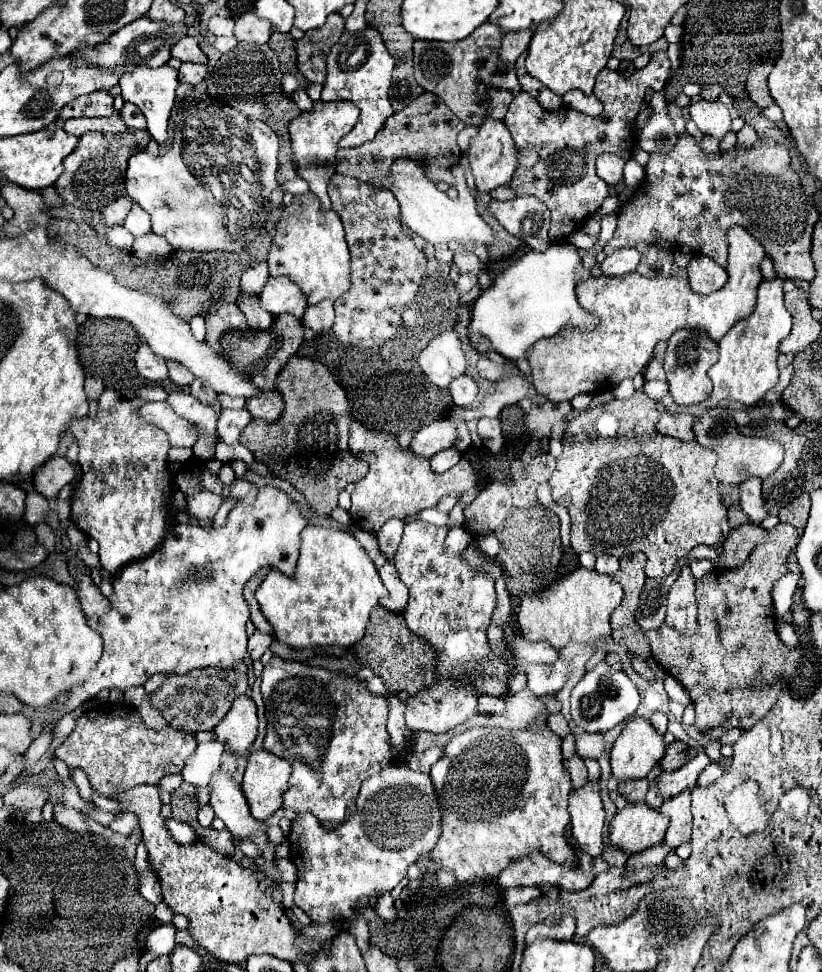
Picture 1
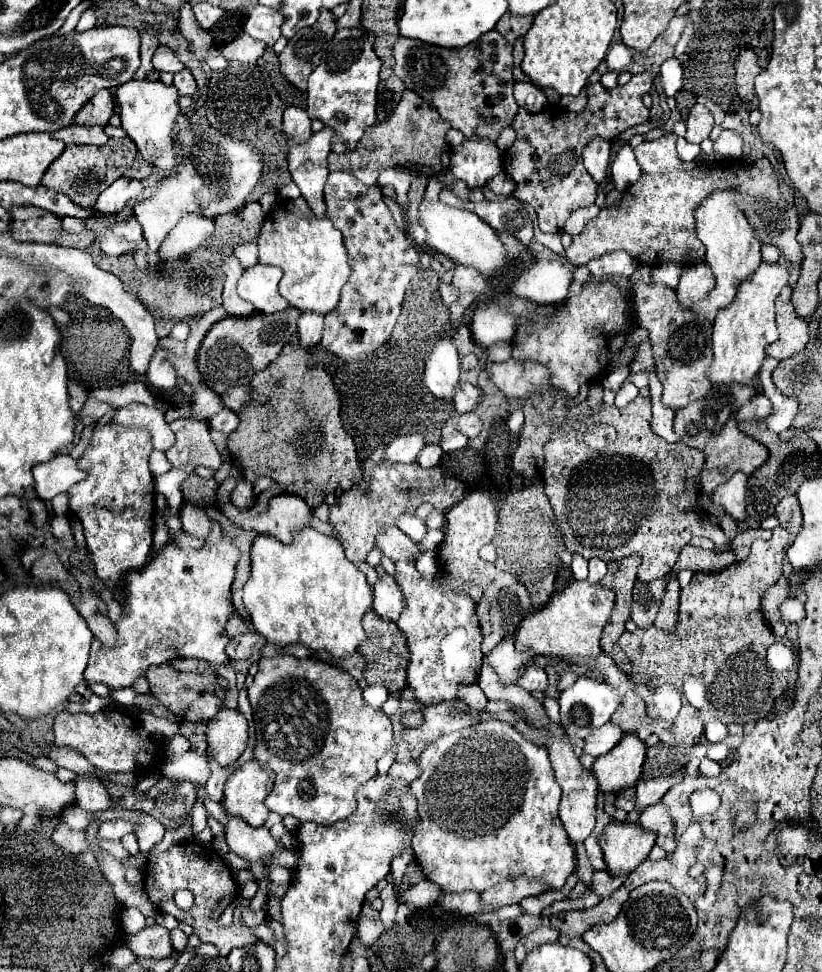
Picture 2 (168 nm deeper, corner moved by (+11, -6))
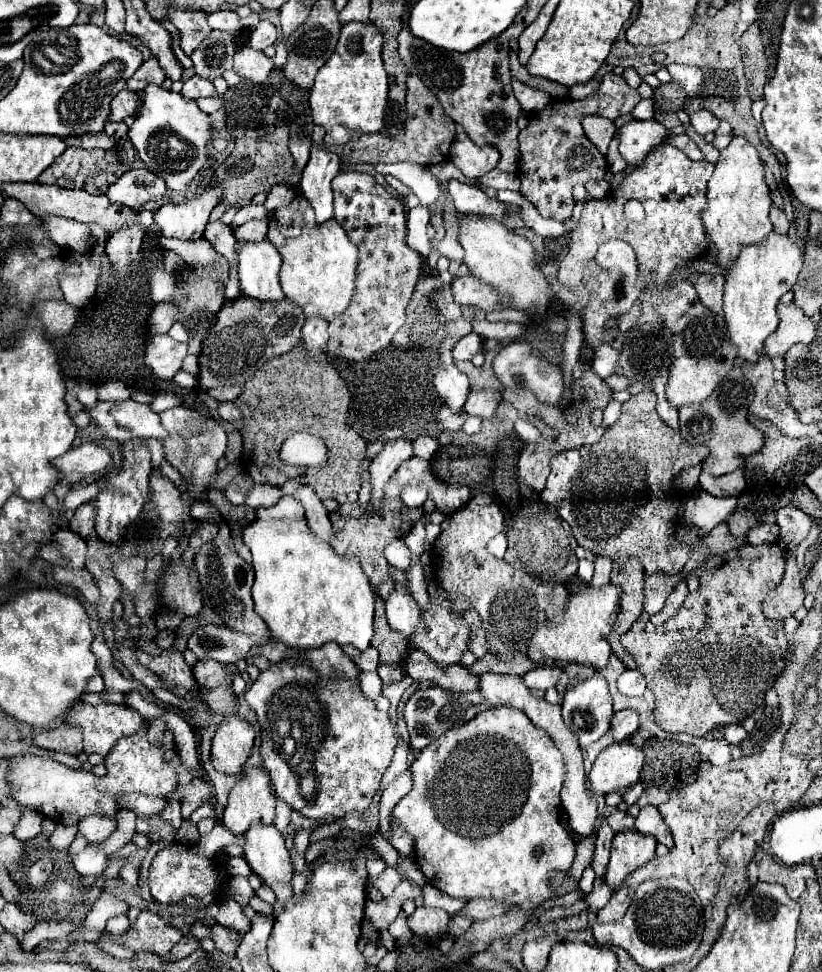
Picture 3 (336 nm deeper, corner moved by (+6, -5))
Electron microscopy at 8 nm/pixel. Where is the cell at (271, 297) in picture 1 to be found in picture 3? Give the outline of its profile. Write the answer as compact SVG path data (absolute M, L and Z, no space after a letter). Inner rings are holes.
M268 241L250 243L240 247L238 257L238 275L244 295L272 303L284 299L278 279L282 257L274 245L270 245Z

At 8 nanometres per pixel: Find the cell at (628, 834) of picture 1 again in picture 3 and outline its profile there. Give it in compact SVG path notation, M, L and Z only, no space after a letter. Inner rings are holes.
M636 829L616 833L610 851L610 863L606 869L606 883L618 889L620 883L638 867L646 865L654 857L656 839L652 835L638 833Z

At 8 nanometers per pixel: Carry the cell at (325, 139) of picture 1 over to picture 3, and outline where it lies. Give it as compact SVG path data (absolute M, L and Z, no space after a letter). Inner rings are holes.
M318 143L312 145L310 161L302 171L300 189L316 211L316 223L332 219L332 189L330 181L340 171L340 157Z

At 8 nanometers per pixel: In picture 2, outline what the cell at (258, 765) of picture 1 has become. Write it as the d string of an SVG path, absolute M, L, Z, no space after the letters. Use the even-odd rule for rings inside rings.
M251 760L251 762L245 762L243 766L239 766L227 780L225 784L225 796L223 796L223 808L229 816L237 816L237 818L243 818L249 826L263 826L267 814L269 814L269 808L265 806L265 798L267 794L271 792L271 786L273 786L273 770L257 760Z

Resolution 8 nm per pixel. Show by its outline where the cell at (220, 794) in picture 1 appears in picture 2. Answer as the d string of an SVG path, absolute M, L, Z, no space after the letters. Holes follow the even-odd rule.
M233 816L227 818L225 838L229 848L249 864L265 862L267 856L272 855L280 845L265 826L253 828L241 818L233 818Z

